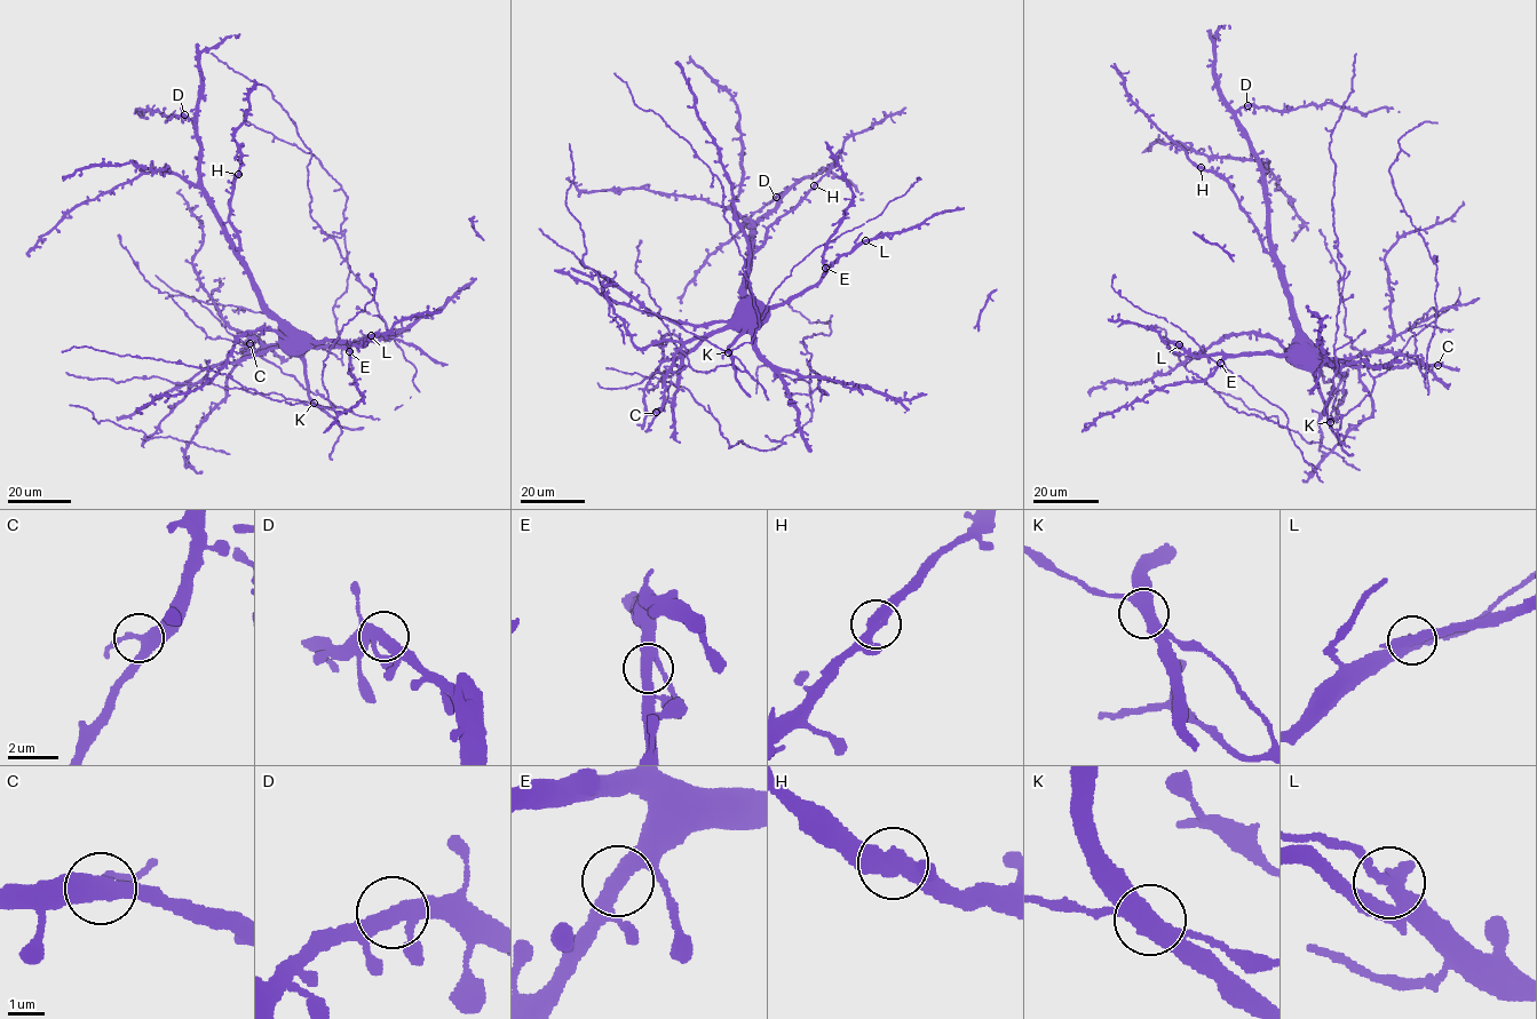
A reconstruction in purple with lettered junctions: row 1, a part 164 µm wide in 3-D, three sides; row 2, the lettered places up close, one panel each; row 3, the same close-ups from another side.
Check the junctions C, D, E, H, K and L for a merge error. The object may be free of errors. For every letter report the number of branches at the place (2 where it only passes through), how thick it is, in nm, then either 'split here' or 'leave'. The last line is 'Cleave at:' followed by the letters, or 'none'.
C: 3 | 380 nm | leave
D: 3 | 320 nm | leave
E: 3 | 340 nm | leave
H: 3 | 400 nm | leave
K: 3 | 420 nm | leave
L: 3 | 320 nm | split here
Cleave at: L

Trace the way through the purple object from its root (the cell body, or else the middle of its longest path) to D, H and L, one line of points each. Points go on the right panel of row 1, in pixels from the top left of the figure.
D: (1294, 342), (1297, 328), (1284, 273), (1270, 238), (1261, 169), (1248, 133), (1236, 117), (1248, 105)
H: (1294, 342), (1297, 328), (1283, 271), (1265, 248), (1230, 184), (1201, 167)
L: (1294, 342), (1286, 353), (1273, 355), (1195, 356), (1180, 344)

